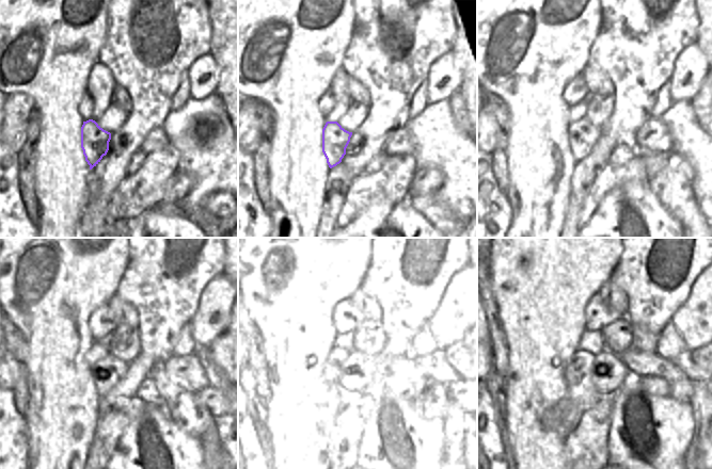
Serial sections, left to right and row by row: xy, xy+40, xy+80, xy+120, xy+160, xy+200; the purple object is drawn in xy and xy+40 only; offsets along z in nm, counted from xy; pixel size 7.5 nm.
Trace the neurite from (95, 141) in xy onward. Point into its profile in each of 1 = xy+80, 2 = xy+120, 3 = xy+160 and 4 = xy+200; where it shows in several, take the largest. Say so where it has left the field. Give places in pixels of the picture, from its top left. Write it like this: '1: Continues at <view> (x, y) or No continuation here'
1: Continues at xy+80 (582, 136)
2: Continues at xy+120 (105, 375)
3: Continues at xy+160 (364, 387)
4: Continues at xy+200 (606, 385)

